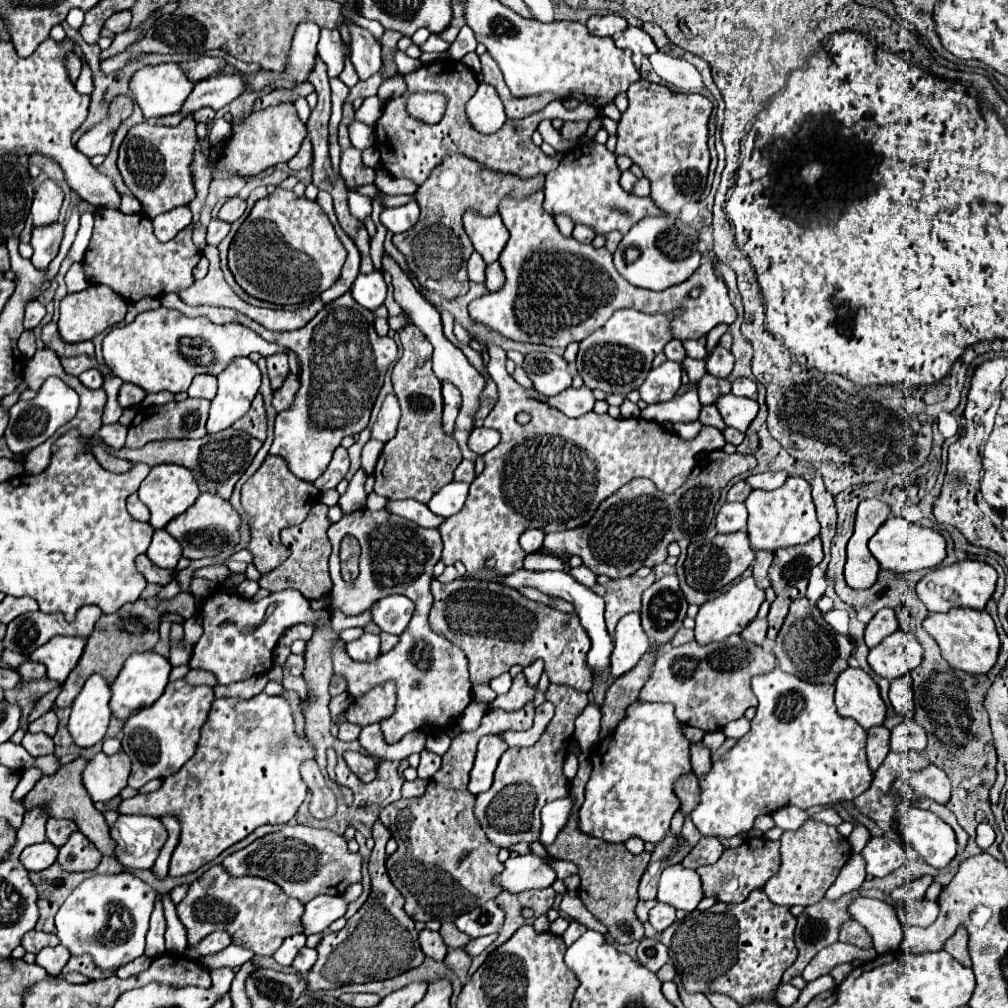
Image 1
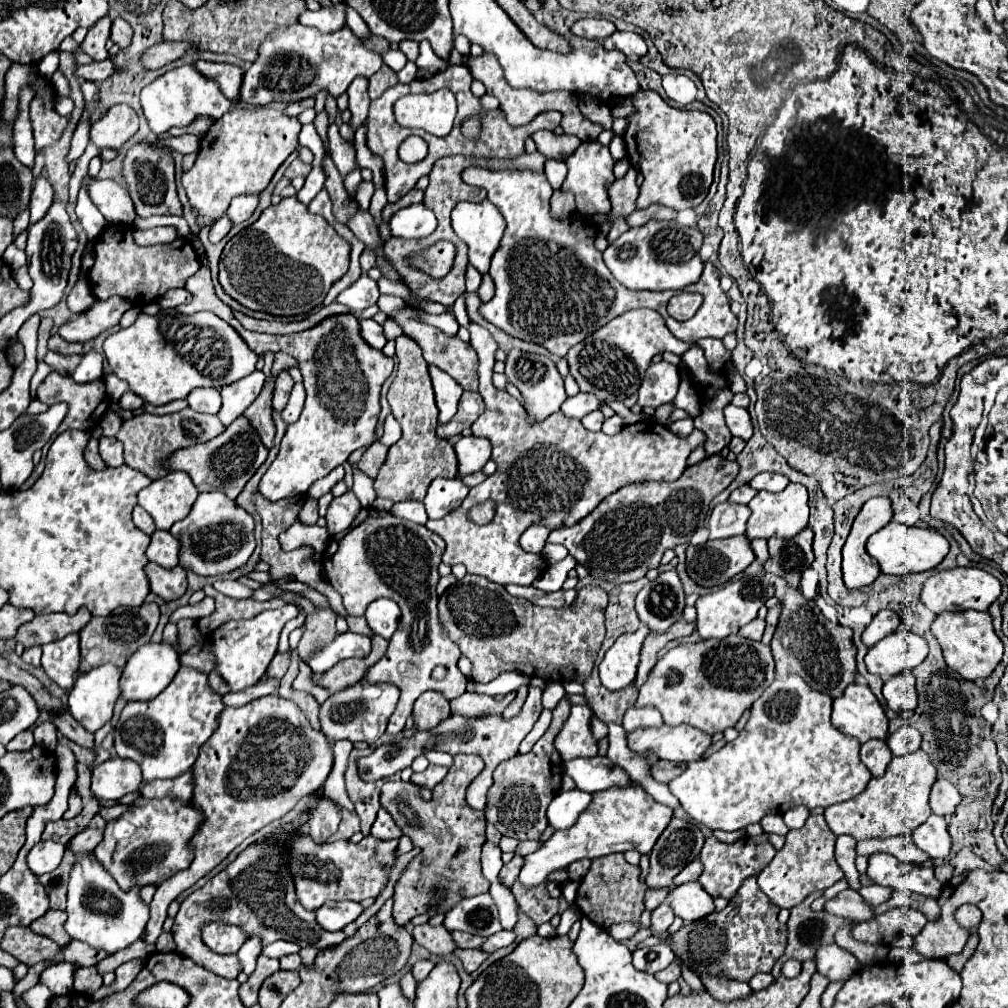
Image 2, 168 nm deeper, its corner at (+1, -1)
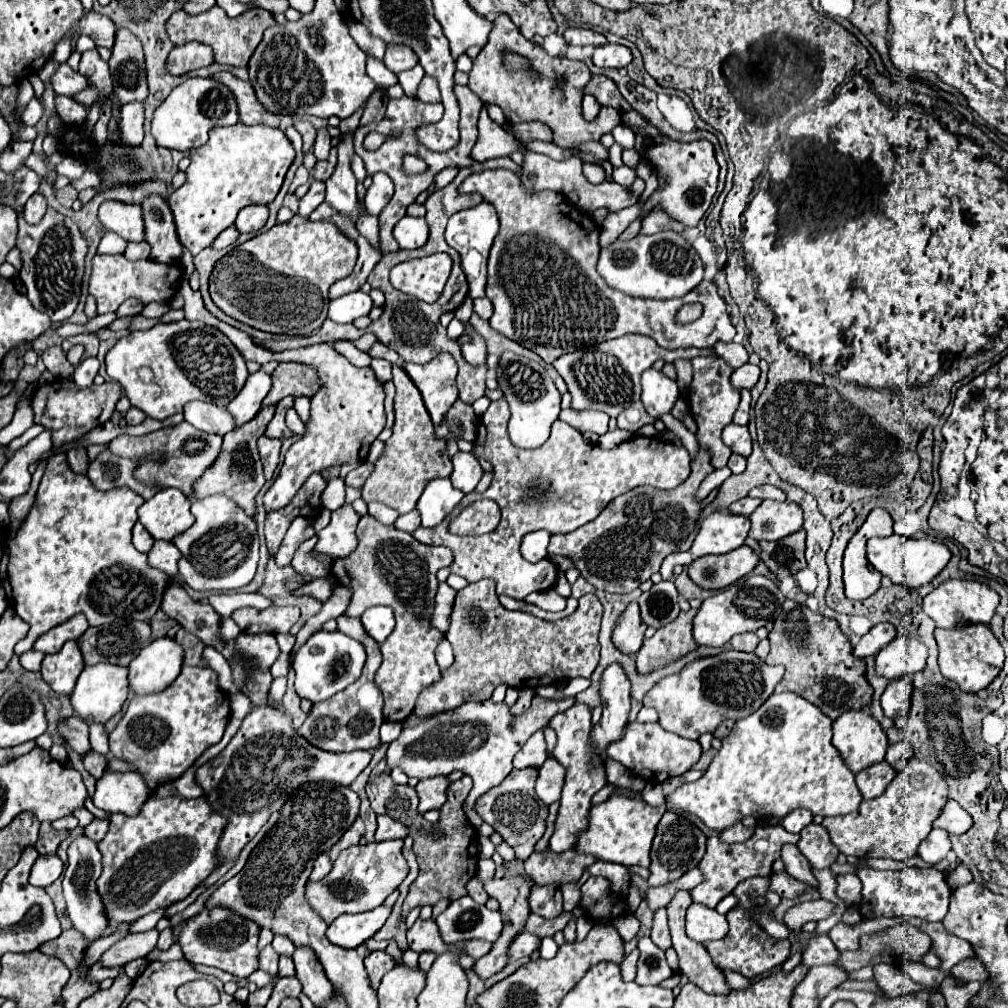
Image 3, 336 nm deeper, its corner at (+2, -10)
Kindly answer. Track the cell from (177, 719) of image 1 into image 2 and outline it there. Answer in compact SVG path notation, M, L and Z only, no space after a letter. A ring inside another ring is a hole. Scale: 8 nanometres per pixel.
M181 667L171 685L153 701L131 701L125 705L113 729L115 751L119 757L127 757L141 767L143 783L179 777L191 769L199 755L199 747L215 731L221 709L221 695L209 689L207 673Z

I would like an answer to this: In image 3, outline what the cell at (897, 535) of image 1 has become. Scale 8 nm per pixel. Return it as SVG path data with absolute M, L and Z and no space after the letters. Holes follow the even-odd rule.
M892 534L888 538L870 538L868 540L868 560L870 564L894 584L904 584L910 588L924 586L936 578L950 560L950 550L934 540L916 540Z

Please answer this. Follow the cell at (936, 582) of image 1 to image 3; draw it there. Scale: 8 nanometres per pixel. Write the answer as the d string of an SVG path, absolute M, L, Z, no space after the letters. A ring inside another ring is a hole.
M948 580L934 588L924 598L924 612L936 622L938 628L954 628L958 624L990 624L1000 596L986 584L974 580Z

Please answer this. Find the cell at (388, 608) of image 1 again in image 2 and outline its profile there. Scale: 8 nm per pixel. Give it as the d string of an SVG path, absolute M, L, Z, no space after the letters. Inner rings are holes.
M377 599L365 611L365 619L367 619L371 631L385 639L393 637L397 625L399 625L399 617L401 617L401 609L391 599Z

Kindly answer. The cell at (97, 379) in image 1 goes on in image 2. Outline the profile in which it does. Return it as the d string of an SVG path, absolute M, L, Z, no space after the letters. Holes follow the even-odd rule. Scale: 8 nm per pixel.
M95 351L85 353L83 359L81 359L81 363L77 365L77 369L73 373L73 379L77 383L89 383L89 381L101 379L103 377L101 363L103 363L103 357L99 353L95 353Z

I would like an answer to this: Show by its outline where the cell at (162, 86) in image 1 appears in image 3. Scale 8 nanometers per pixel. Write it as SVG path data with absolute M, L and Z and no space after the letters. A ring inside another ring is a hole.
M186 78L180 86L176 86L176 90L172 90L172 94L160 104L160 108L154 112L154 120L152 120L152 136L156 138L158 146L168 148L168 150L180 150L180 152L188 152L192 148L198 148L202 144L208 142L208 132L214 126L234 126L236 122L240 122L238 118L238 104L234 94L222 84L216 82L214 78Z

